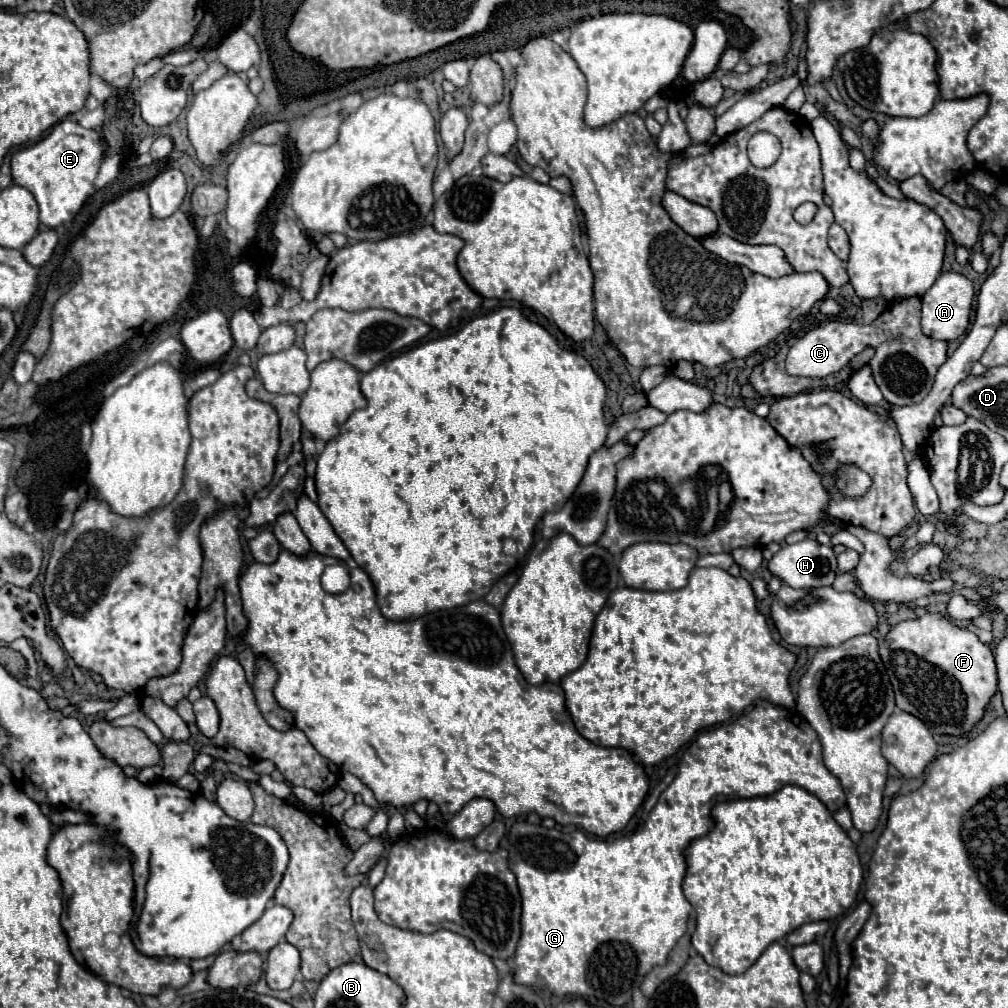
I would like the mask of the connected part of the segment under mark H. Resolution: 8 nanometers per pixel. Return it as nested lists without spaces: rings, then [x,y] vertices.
[[[805,538],[797,544],[783,544],[781,550],[775,552],[773,558],[767,562],[767,568],[773,576],[777,576],[783,584],[791,588],[819,588],[833,584],[837,572],[837,560],[831,546],[819,544],[813,538]]]

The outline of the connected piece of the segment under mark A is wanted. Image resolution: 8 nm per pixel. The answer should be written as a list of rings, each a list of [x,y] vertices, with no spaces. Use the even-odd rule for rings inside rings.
[[[943,272],[937,282],[921,296],[923,300],[923,318],[921,318],[921,330],[933,338],[933,340],[957,340],[961,334],[965,334],[971,318],[971,304],[973,304],[973,282],[957,272]]]

